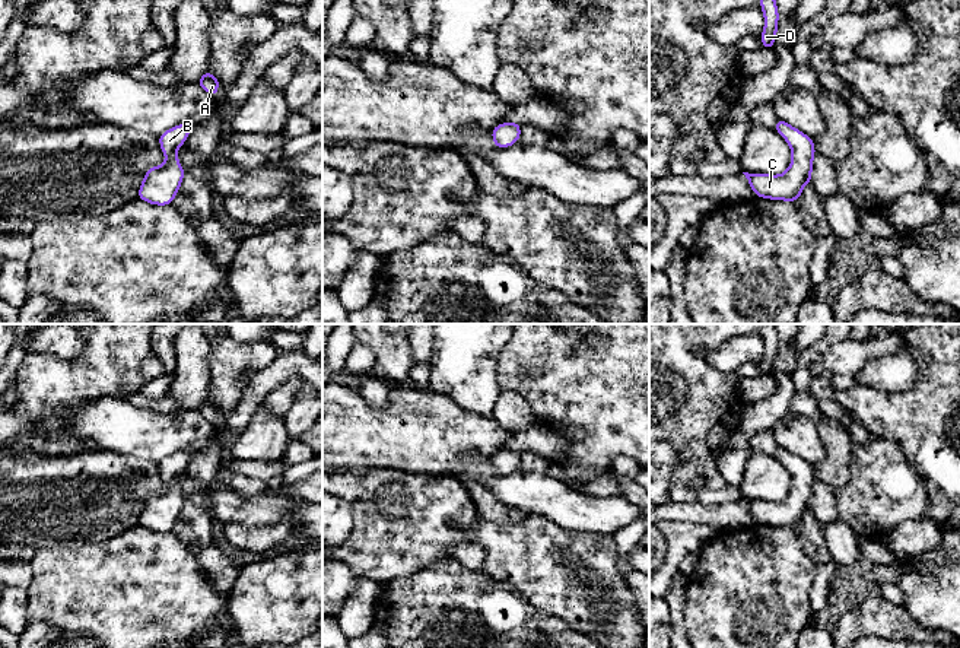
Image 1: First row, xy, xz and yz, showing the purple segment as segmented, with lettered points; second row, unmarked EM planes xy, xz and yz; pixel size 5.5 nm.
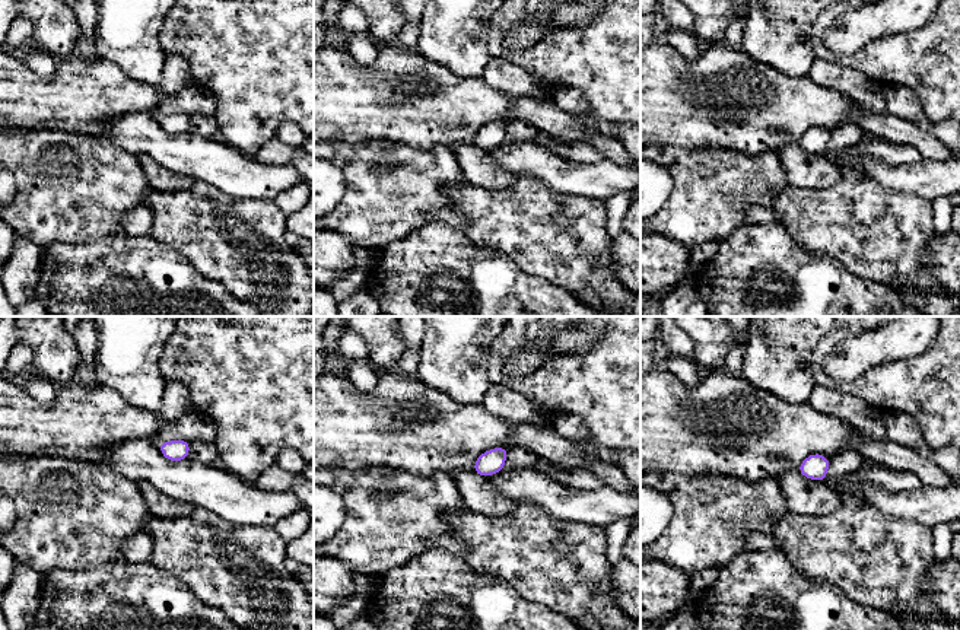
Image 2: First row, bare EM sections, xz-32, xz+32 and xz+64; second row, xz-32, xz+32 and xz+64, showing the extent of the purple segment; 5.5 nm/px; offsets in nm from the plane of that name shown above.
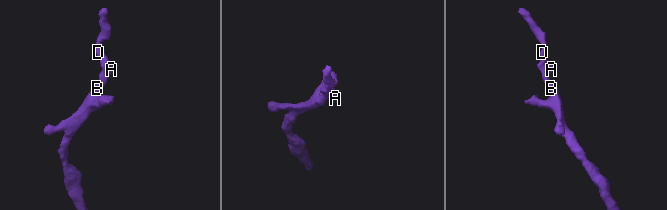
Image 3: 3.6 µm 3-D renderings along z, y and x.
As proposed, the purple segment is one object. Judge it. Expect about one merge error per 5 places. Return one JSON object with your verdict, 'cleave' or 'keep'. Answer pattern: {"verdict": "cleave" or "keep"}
{"verdict": "keep"}

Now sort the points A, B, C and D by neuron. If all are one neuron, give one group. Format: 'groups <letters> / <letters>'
groups A B C D

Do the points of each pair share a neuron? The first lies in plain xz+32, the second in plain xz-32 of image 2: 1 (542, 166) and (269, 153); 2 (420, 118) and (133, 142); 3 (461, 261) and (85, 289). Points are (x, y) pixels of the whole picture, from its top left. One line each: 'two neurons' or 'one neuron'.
1: two neurons
2: two neurons
3: one neuron

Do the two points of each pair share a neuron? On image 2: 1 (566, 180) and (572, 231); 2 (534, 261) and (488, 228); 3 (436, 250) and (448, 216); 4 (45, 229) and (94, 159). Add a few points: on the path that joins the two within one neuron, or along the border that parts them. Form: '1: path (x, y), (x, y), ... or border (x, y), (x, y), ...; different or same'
1: border (537, 180), (558, 193), (601, 200); different
2: path (524, 250), (499, 228); same
3: border (429, 220), (447, 222), (464, 235); different
4: path (47, 212), (82, 177); same

